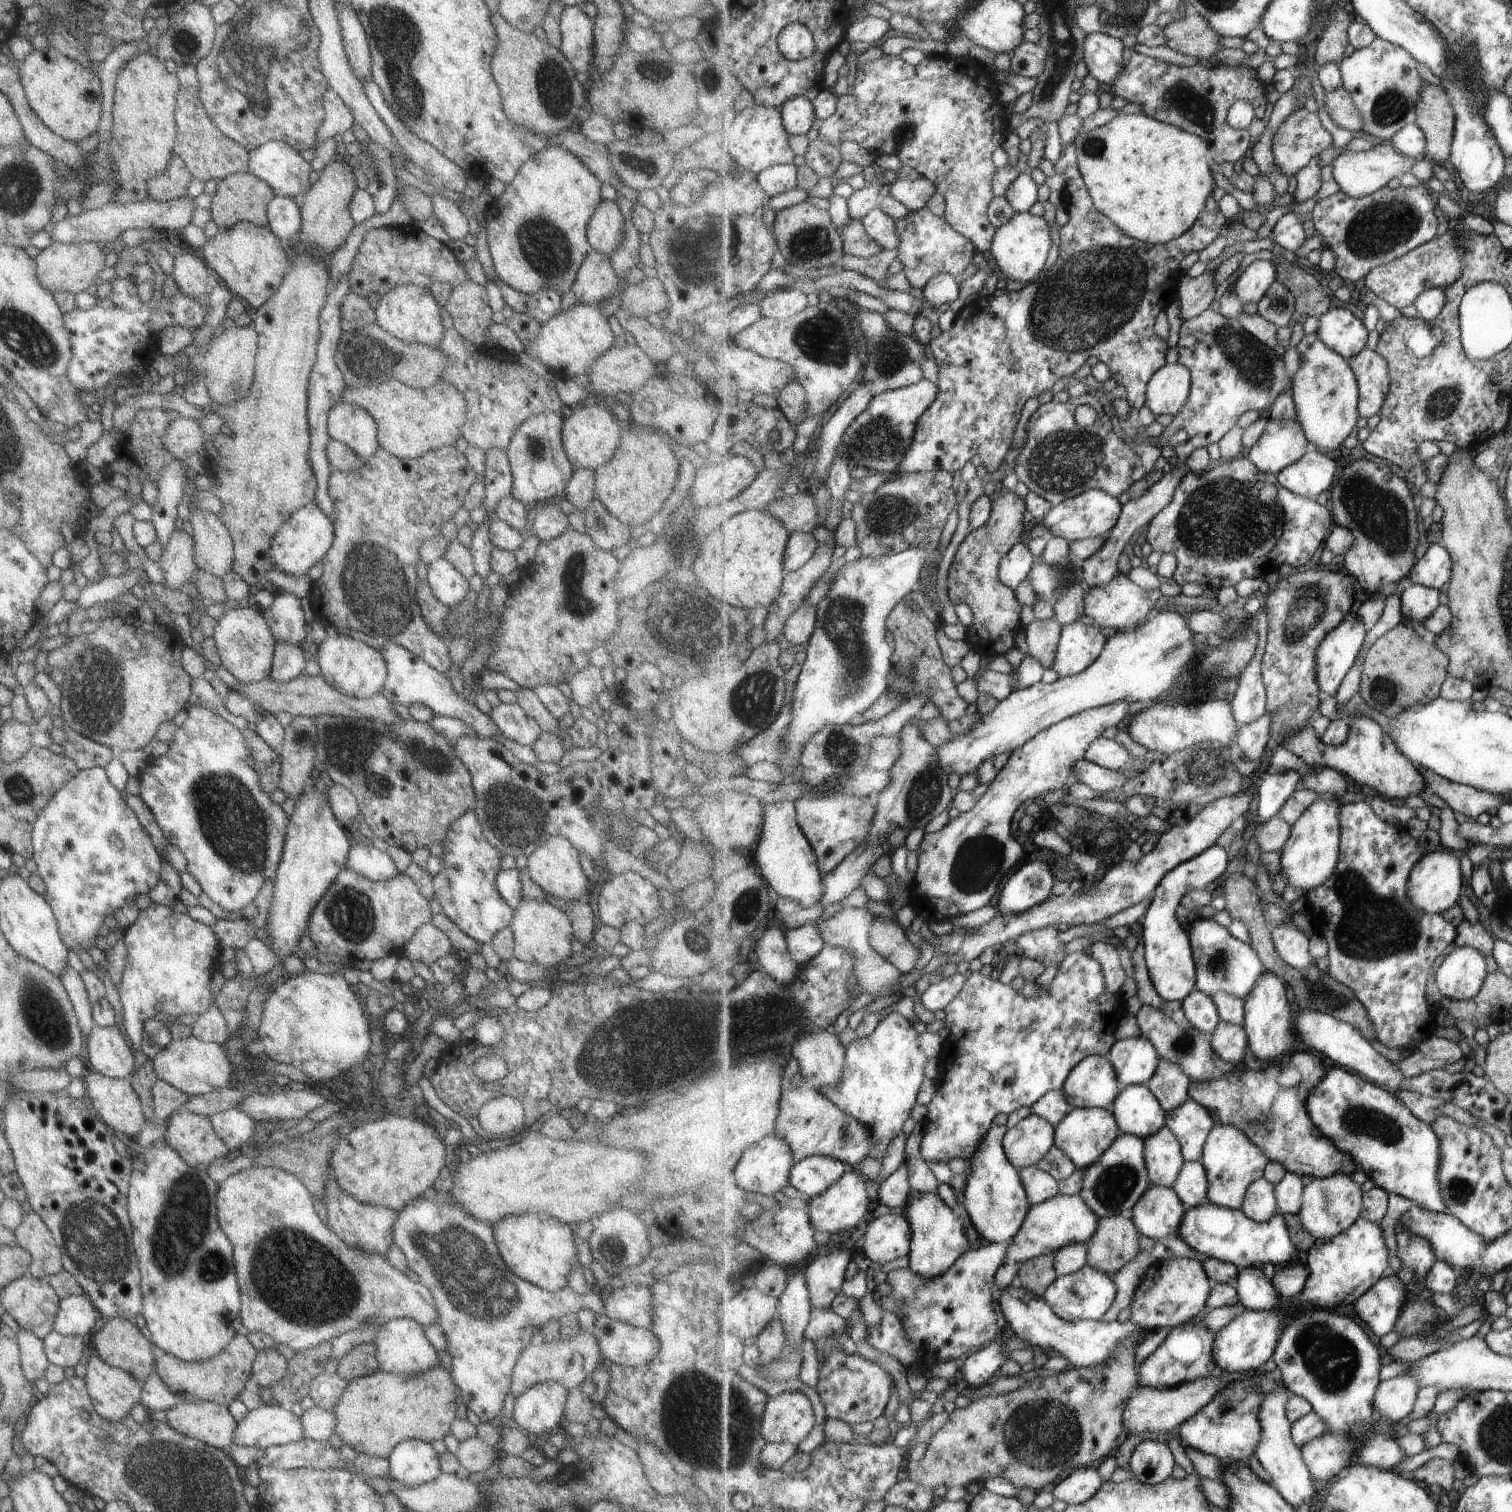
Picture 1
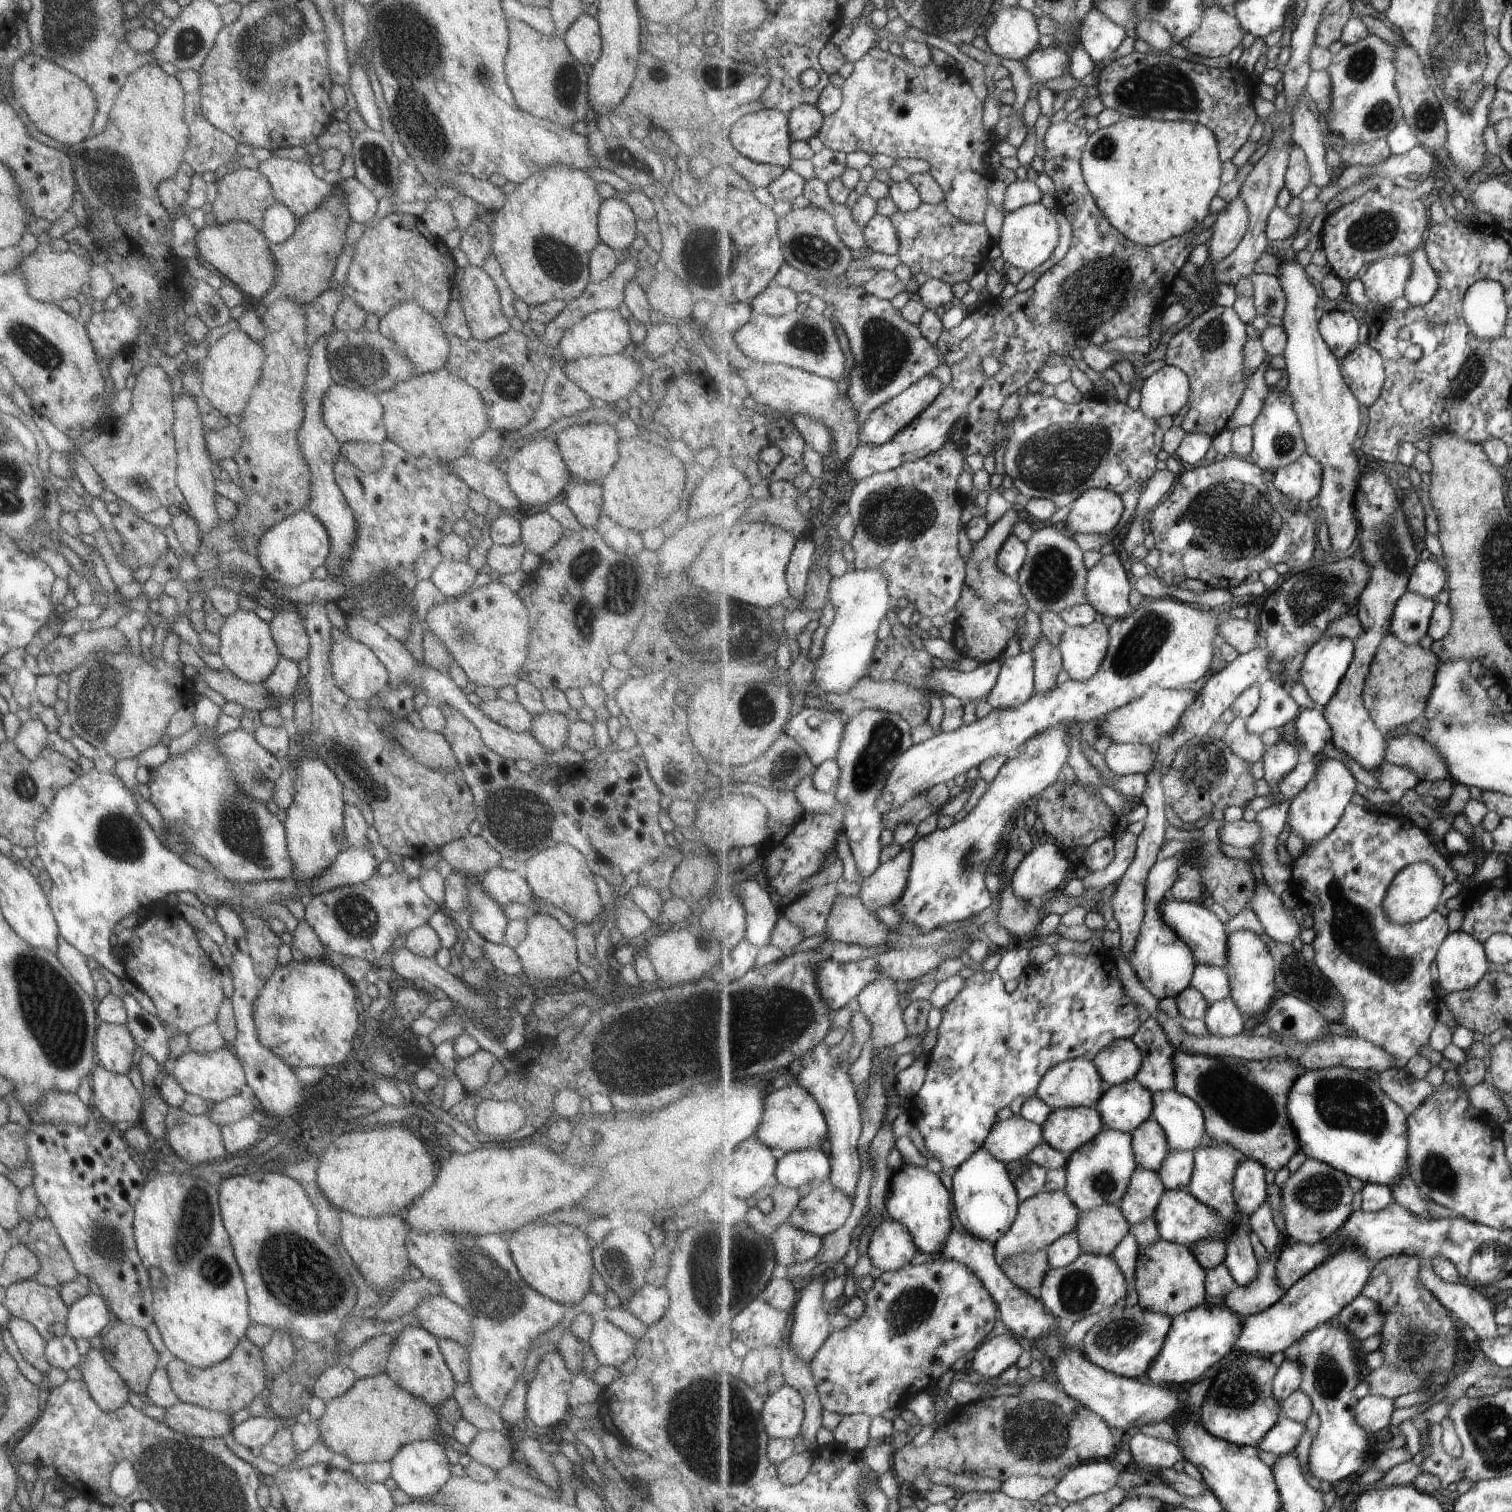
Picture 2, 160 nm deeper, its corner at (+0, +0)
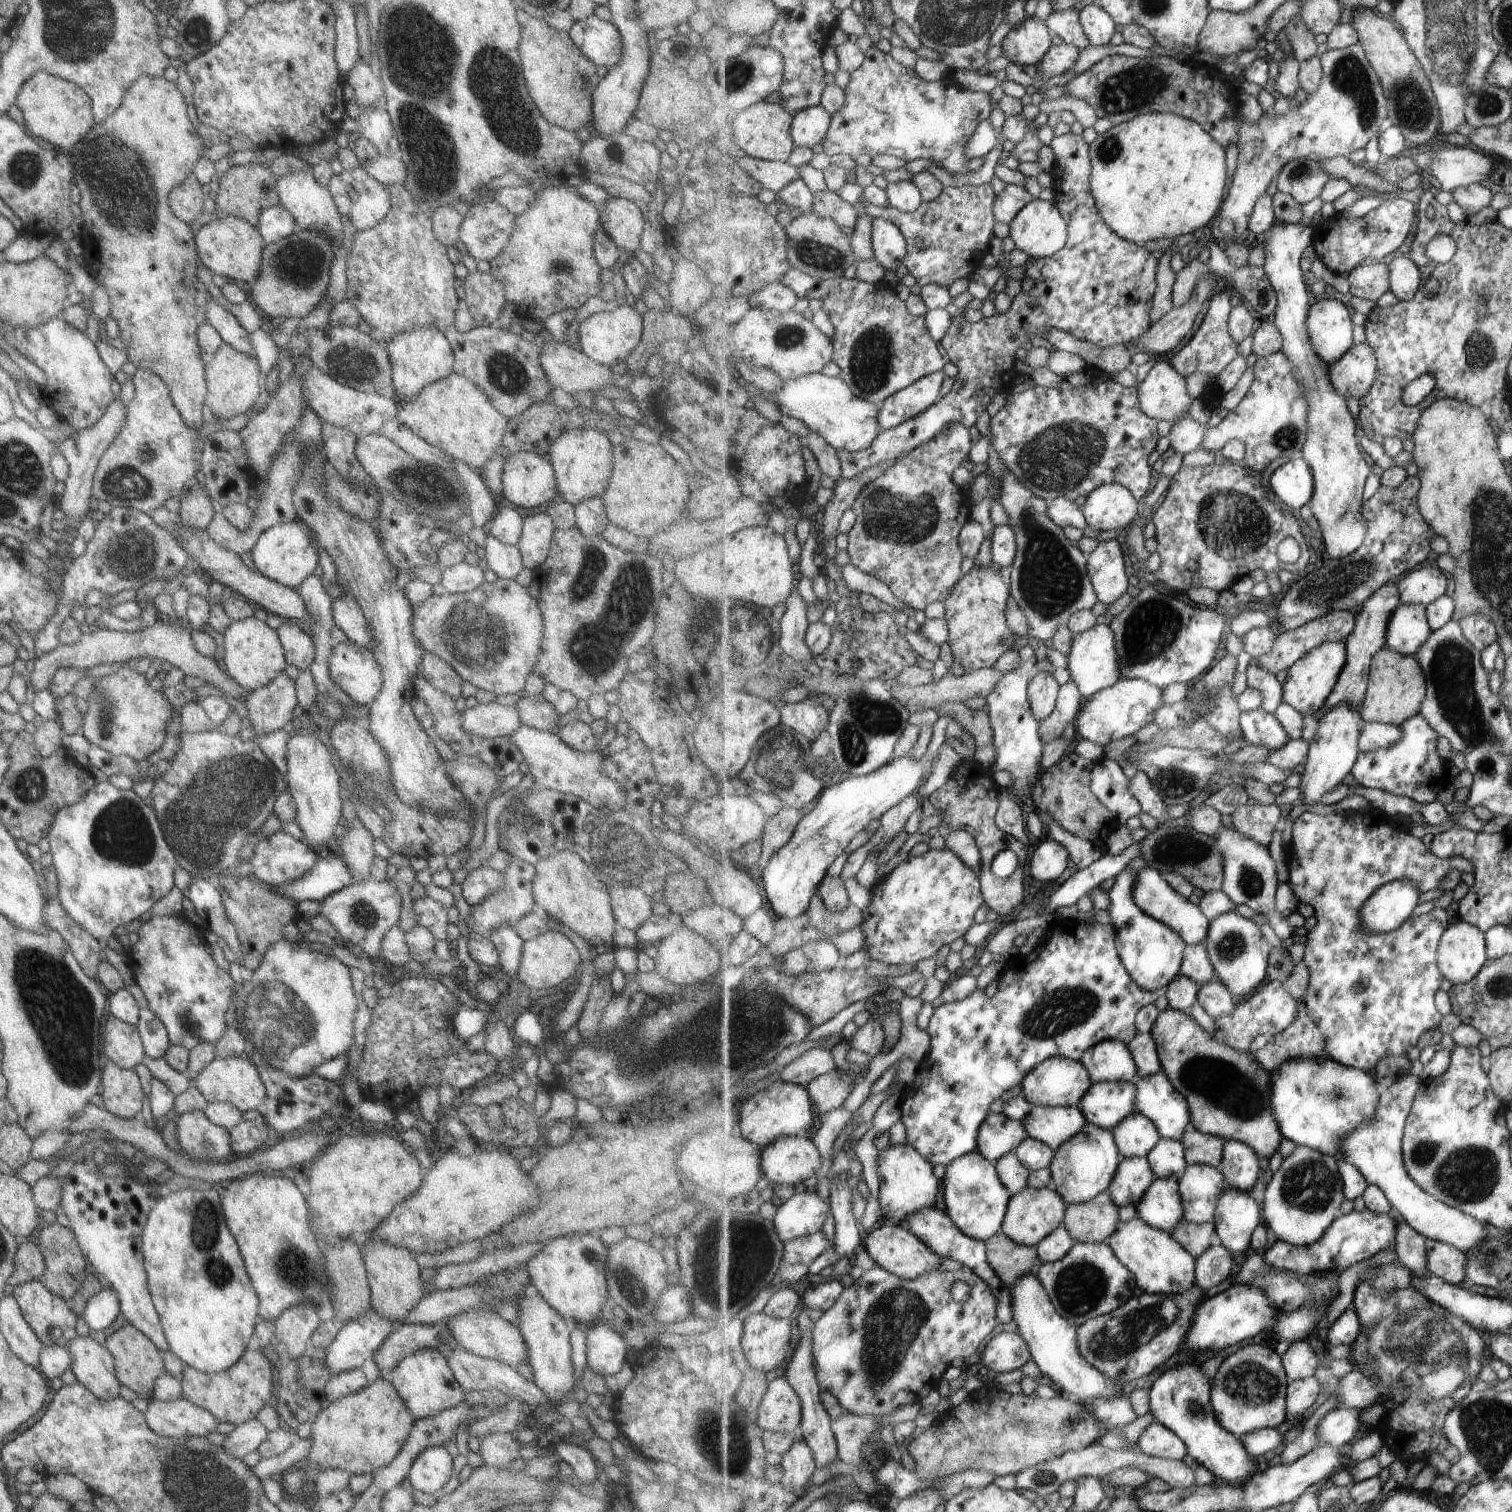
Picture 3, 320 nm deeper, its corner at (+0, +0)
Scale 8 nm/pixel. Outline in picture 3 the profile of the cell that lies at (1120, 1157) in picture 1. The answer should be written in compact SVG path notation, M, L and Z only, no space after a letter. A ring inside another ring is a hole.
M1087 1123L1081 1132L1057 1147L1050 1169L1055 1189L1068 1204L1081 1204L1108 1190L1125 1157L1109 1129Z

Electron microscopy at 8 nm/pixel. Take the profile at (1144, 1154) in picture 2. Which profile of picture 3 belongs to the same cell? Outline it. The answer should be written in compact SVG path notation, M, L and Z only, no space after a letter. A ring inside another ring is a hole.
M1139 1112L1123 1119L1111 1132L1124 1157L1146 1157L1162 1137L1157 1125Z

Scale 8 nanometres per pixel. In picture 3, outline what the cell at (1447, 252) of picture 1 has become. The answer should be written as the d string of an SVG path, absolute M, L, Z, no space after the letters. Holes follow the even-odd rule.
M1365 262L1347 274L1350 288L1348 296L1358 296L1377 302L1390 290L1389 263Z

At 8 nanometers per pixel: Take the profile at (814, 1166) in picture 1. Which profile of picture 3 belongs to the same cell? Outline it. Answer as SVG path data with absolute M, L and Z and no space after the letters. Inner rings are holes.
M785 1135L777 1138L768 1147L762 1149L762 1171L764 1181L775 1184L790 1184L813 1181L814 1174L821 1168L821 1154L819 1148L811 1142L812 1135Z

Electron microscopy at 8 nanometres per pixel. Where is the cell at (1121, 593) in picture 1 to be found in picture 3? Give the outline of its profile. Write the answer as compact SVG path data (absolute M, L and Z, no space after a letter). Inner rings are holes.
M1116 537L1108 541L1100 541L1097 548L1087 554L1087 557L1088 573L1094 589L1098 592L1098 599L1106 605L1113 604L1129 590L1129 574L1127 574L1127 566L1125 566L1127 562L1121 542Z

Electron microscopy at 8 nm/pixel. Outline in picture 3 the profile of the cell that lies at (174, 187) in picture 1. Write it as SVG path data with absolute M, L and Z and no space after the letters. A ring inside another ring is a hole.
M193 172L189 173L181 184L167 193L168 205L173 216L188 225L203 214L202 208L206 198Z

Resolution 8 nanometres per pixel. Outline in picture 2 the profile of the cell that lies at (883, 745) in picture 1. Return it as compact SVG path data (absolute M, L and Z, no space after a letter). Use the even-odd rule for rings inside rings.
M863 709L853 714L845 725L836 758L842 775L835 796L846 806L845 836L864 880L876 872L883 852L881 830L885 827L885 820L876 802L885 779L896 765L895 761L913 746L911 728L901 713L881 709Z

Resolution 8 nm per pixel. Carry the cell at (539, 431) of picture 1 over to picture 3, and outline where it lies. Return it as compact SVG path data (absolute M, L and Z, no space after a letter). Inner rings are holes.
M516 452L502 462L501 472L501 503L513 507L540 508L557 498L554 474L545 455Z

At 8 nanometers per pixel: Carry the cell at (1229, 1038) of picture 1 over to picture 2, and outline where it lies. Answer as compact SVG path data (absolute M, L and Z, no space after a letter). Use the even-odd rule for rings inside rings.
M1232 997L1210 1002L1204 1018L1209 1032L1215 1037L1234 1037L1243 1034L1246 1016Z

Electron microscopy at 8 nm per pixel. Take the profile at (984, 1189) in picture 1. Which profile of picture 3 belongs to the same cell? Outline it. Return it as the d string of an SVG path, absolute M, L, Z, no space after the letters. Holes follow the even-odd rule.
M977 1151L957 1157L955 1162L946 1167L942 1188L940 1205L967 1236L986 1241L1002 1232L1012 1192L998 1175L996 1163Z

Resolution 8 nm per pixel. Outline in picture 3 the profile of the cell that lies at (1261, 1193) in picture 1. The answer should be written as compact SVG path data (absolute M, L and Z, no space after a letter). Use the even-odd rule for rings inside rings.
M1224 1139L1223 1158L1220 1164L1226 1184L1245 1192L1255 1186L1261 1172L1257 1151L1245 1141Z

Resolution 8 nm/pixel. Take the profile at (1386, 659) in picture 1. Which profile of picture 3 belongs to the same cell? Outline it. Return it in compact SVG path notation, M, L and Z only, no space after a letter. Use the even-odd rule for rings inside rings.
M1387 646L1383 647L1372 660L1370 683L1360 708L1363 720L1400 727L1420 712L1426 697L1426 688L1424 668L1416 656L1405 656Z

